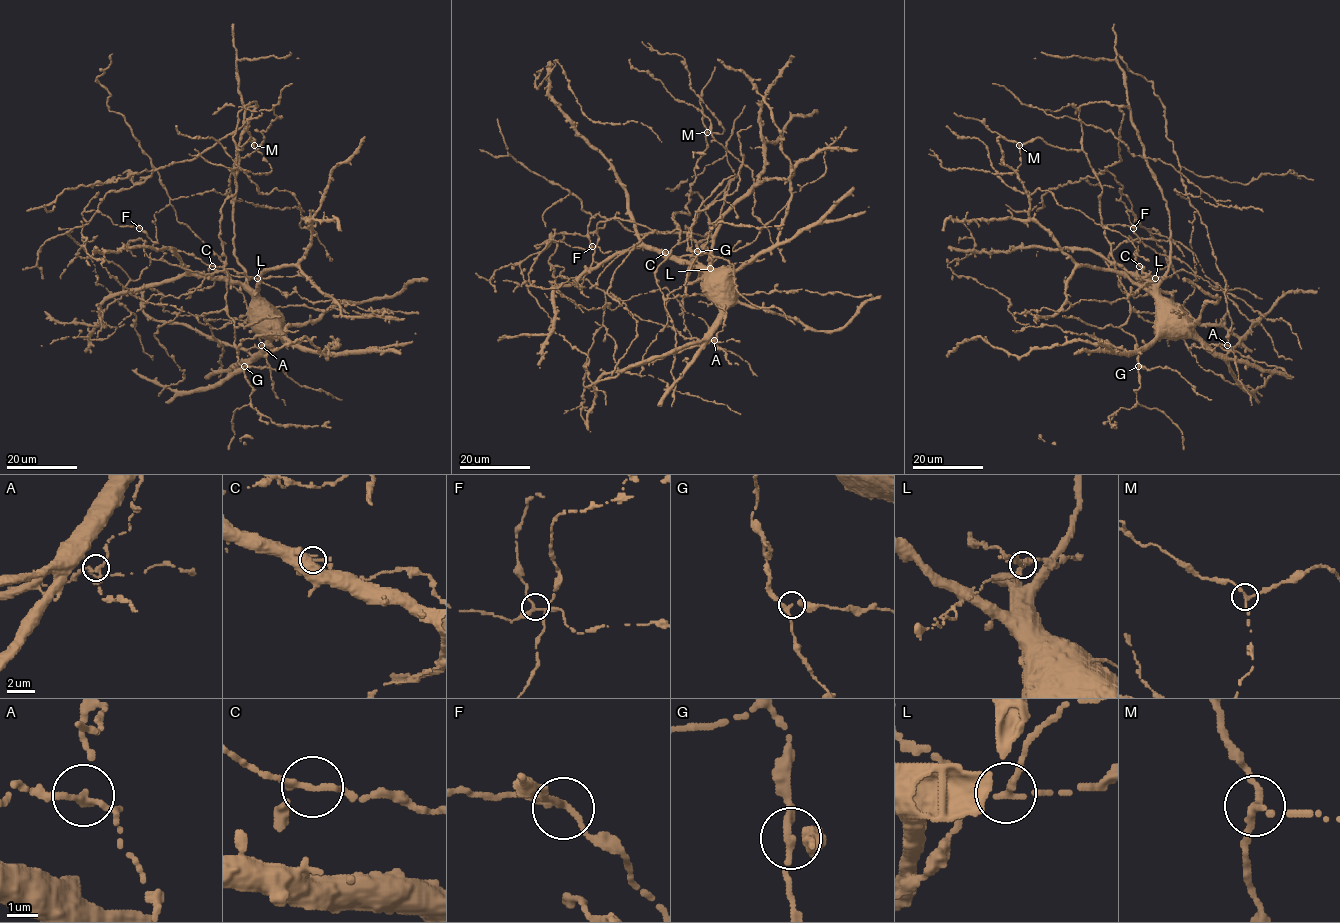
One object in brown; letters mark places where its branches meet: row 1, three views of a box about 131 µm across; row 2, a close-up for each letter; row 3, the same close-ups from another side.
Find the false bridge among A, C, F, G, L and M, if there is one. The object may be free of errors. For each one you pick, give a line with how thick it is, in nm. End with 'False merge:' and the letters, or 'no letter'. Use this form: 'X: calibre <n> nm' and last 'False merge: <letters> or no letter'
L: calibre 200 nm
False merge: L

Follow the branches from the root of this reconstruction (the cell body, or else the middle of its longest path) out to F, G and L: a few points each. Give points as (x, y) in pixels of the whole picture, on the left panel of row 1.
F: (266, 323), (233, 242), (238, 145), (245, 111), (257, 106), (193, 159), (106, 194), (101, 213), (139, 228)
G: (266, 323), (233, 242), (252, 102), (238, 113), (237, 189), (219, 235), (244, 366)
L: (266, 323), (247, 285), (250, 277), (257, 278)

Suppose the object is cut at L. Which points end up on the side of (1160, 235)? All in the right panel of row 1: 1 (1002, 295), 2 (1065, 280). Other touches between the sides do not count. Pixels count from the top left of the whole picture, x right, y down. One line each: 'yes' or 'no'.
1: yes
2: yes

